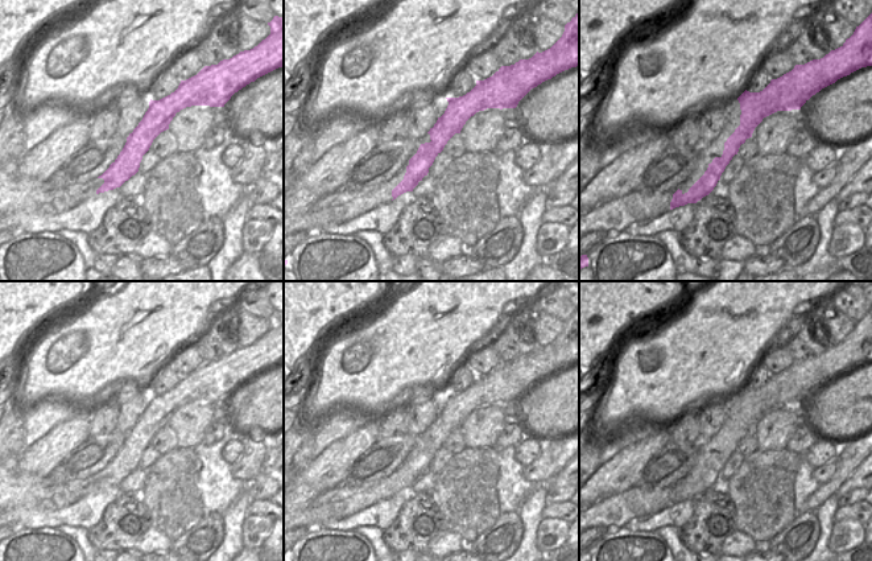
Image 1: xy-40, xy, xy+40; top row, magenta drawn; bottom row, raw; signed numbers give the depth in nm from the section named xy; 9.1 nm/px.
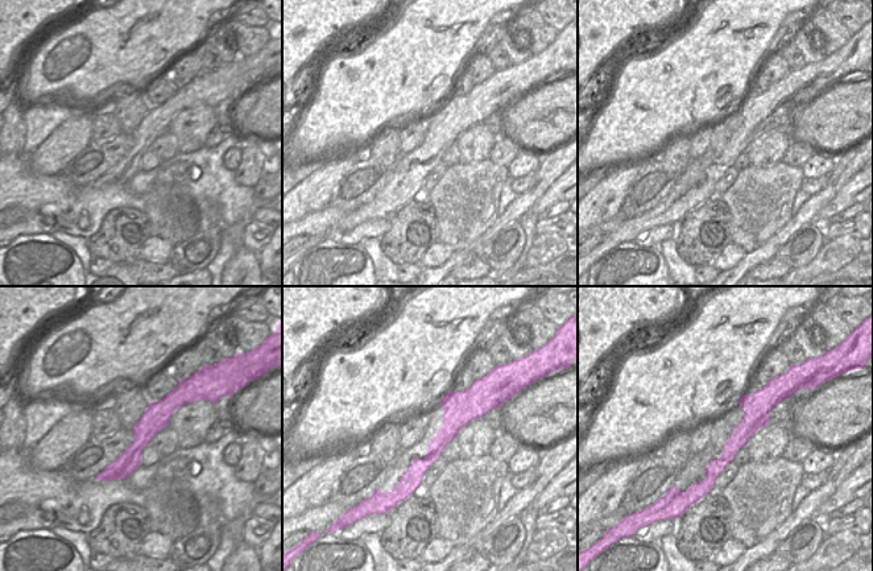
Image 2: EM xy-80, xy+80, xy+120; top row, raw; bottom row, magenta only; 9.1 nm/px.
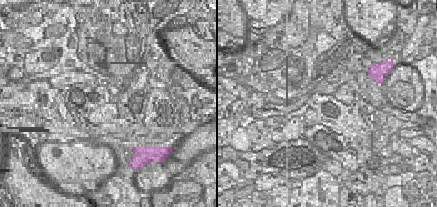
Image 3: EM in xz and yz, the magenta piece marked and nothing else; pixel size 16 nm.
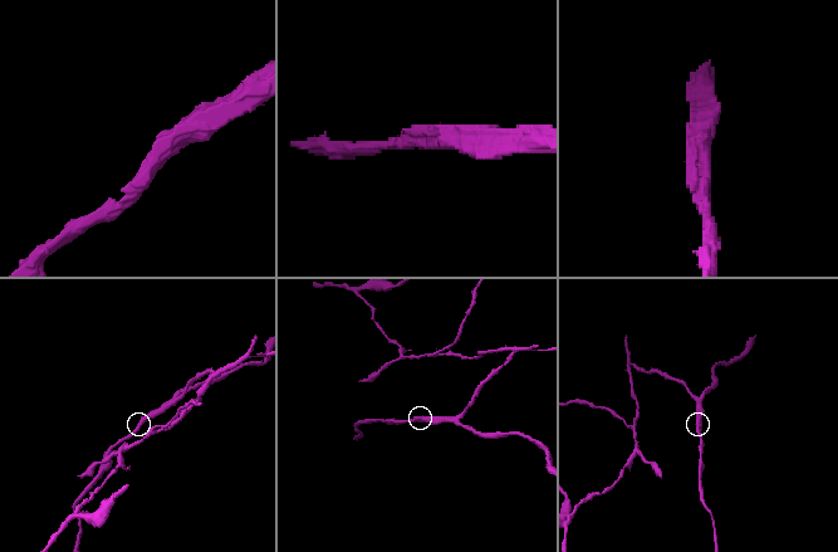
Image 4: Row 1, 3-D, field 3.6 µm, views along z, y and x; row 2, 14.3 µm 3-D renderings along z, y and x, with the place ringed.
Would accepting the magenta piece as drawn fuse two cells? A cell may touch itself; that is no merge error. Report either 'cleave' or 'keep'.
cleave

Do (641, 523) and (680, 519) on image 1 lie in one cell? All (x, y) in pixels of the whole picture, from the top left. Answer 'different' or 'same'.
same

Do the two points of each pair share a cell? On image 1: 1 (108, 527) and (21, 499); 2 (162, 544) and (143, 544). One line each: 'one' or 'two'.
1: two
2: one

